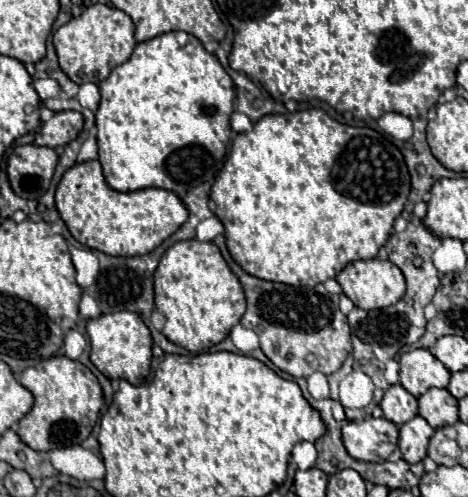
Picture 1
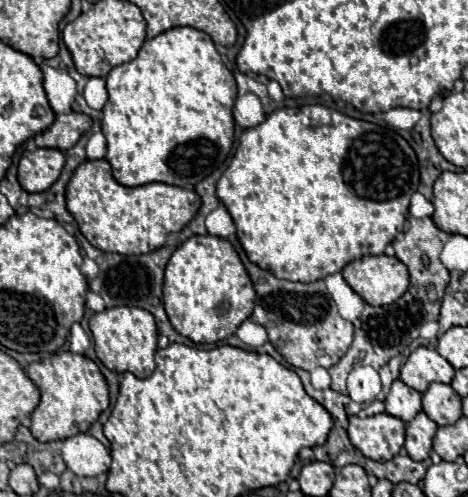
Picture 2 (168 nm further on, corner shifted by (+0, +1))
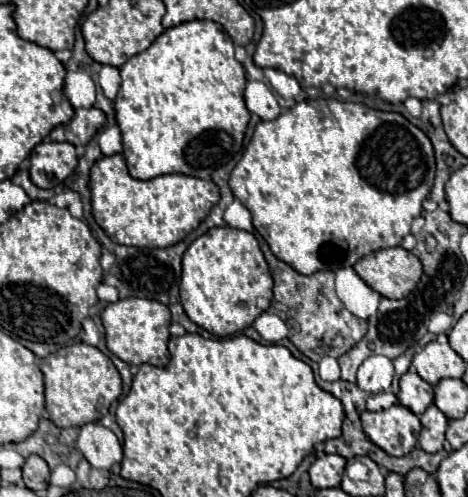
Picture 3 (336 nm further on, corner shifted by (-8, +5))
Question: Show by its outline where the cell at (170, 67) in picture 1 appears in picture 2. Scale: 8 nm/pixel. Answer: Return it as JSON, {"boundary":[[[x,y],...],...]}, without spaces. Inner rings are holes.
{"boundary":[[[174,27],[154,39],[146,39],[138,57],[114,67],[108,77],[108,103],[102,113],[102,133],[108,141],[106,159],[112,165],[114,179],[126,187],[138,187],[152,181],[194,189],[204,177],[218,169],[234,143],[232,107],[236,101],[236,81],[222,63],[214,41],[200,29]]]}

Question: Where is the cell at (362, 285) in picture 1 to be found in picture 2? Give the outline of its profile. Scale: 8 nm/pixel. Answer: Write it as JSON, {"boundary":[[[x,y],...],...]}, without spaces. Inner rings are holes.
{"boundary":[[[362,257],[342,269],[346,283],[368,305],[390,305],[408,289],[408,269],[398,257]]]}

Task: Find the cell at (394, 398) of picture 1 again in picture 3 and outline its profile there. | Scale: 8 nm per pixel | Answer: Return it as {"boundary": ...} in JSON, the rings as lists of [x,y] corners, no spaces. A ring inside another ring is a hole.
{"boundary":[[[410,369],[400,377],[400,393],[398,393],[400,405],[408,407],[416,415],[422,415],[430,407],[432,399],[434,399],[432,387],[424,379],[420,379],[416,371]]]}

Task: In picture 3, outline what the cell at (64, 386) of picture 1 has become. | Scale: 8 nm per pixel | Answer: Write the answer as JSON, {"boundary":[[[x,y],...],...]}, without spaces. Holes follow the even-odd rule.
{"boundary":[[[74,343],[58,349],[42,359],[40,369],[46,385],[46,411],[50,421],[60,429],[100,421],[108,413],[112,401],[116,401],[122,393],[120,373],[114,363],[100,349],[86,343]]]}

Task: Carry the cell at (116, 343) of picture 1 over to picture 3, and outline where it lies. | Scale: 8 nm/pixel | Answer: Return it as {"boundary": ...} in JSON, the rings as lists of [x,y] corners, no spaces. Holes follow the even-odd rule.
{"boundary":[[[122,299],[110,303],[102,313],[102,325],[106,329],[106,345],[108,349],[128,365],[154,365],[166,367],[168,365],[168,325],[170,325],[170,311],[166,305],[156,303],[152,299]]]}

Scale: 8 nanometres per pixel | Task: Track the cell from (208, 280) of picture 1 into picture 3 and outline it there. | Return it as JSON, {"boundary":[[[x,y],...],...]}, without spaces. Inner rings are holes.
{"boundary":[[[214,227],[206,233],[210,235],[198,237],[182,257],[180,303],[198,327],[214,337],[228,337],[250,327],[268,309],[272,277],[252,233],[232,227]]]}

